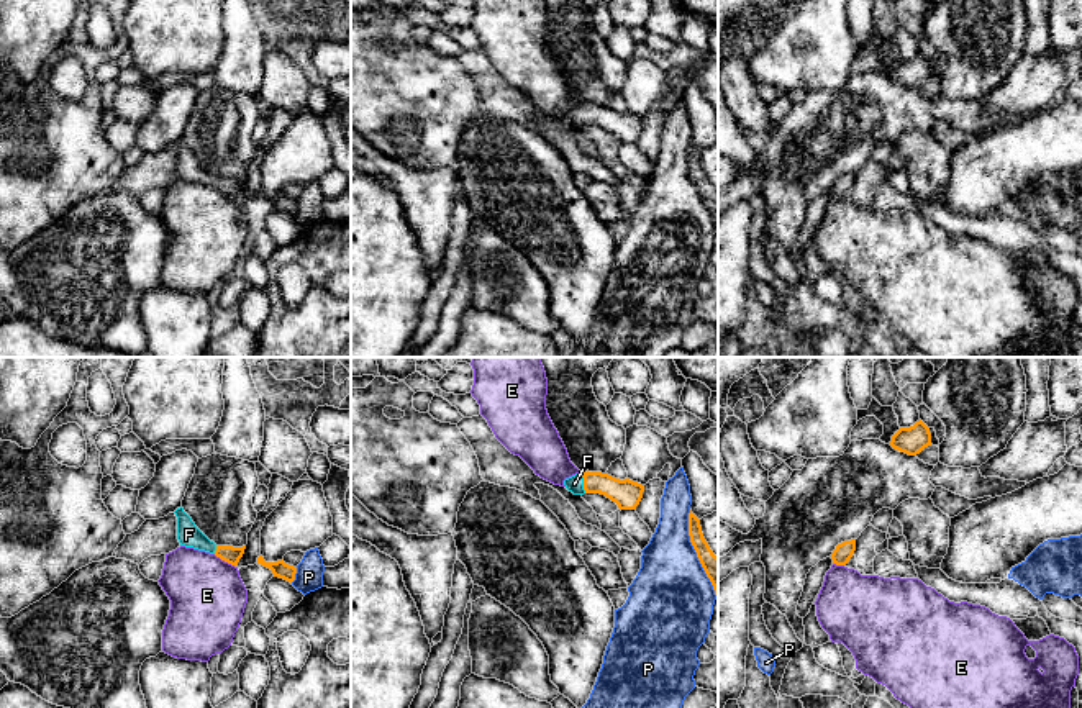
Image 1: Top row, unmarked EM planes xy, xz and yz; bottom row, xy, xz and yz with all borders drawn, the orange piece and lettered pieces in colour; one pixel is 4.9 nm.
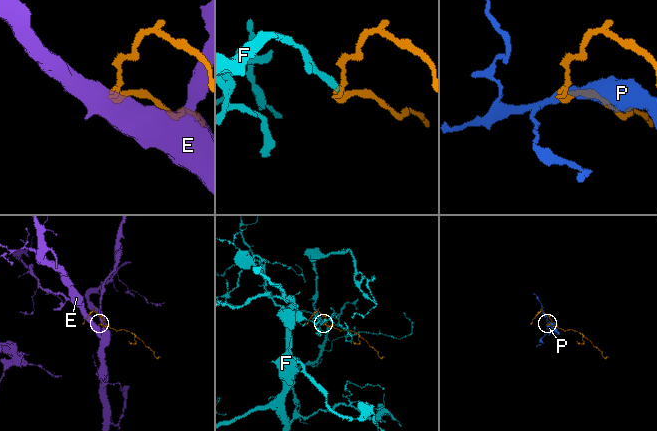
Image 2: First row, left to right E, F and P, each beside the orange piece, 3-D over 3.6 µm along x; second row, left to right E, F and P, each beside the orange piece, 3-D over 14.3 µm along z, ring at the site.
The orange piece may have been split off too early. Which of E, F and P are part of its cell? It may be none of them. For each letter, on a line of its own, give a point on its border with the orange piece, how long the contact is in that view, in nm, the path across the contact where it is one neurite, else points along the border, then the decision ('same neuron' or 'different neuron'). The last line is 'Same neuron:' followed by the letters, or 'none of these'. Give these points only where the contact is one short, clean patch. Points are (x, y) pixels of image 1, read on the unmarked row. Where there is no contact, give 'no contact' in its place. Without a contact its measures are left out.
E: xy (225, 194) | 130 nm | along xy (213, 187), (235, 200) | different neuron
F: xz (584, 117) | 100 nm | across xz (627, 127), (605, 117), (584, 117), (574, 117) | same neuron
P: xz (697, 187) | 460 nm | different neuron
Same neuron: F

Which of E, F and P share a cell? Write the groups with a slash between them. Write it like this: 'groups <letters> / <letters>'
groups E / F / P

